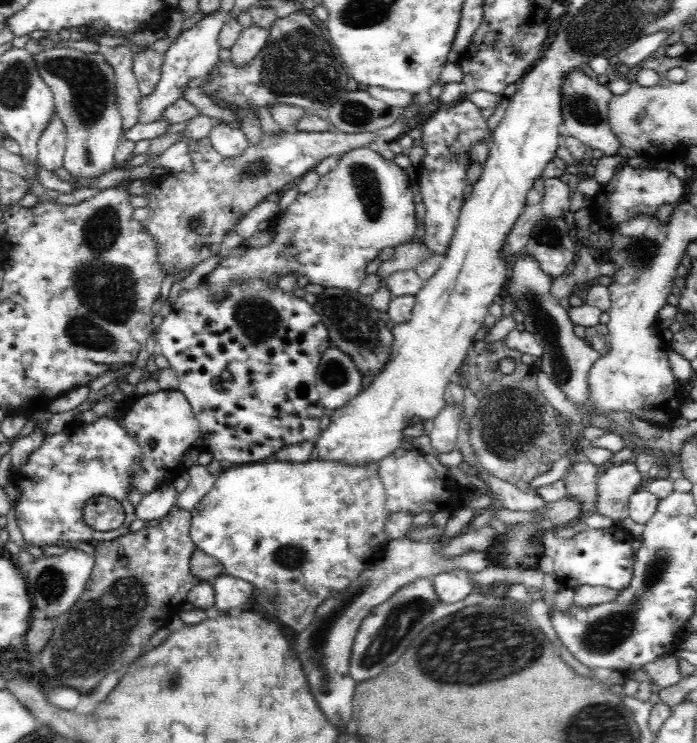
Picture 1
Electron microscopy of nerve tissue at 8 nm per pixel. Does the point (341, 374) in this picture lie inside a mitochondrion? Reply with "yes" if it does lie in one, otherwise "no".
yes

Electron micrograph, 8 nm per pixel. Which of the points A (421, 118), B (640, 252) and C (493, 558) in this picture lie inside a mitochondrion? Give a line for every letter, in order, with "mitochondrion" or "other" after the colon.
A: other
B: mitochondrion
C: other

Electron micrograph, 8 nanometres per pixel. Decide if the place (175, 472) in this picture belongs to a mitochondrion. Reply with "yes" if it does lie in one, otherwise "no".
no

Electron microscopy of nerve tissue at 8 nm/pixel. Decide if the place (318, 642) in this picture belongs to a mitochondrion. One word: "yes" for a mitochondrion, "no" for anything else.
yes

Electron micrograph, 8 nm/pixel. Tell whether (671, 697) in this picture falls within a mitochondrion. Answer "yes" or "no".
no

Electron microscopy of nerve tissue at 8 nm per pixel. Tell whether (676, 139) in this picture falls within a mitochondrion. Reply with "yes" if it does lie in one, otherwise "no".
no

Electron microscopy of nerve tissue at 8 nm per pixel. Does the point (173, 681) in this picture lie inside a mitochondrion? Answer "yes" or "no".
yes

